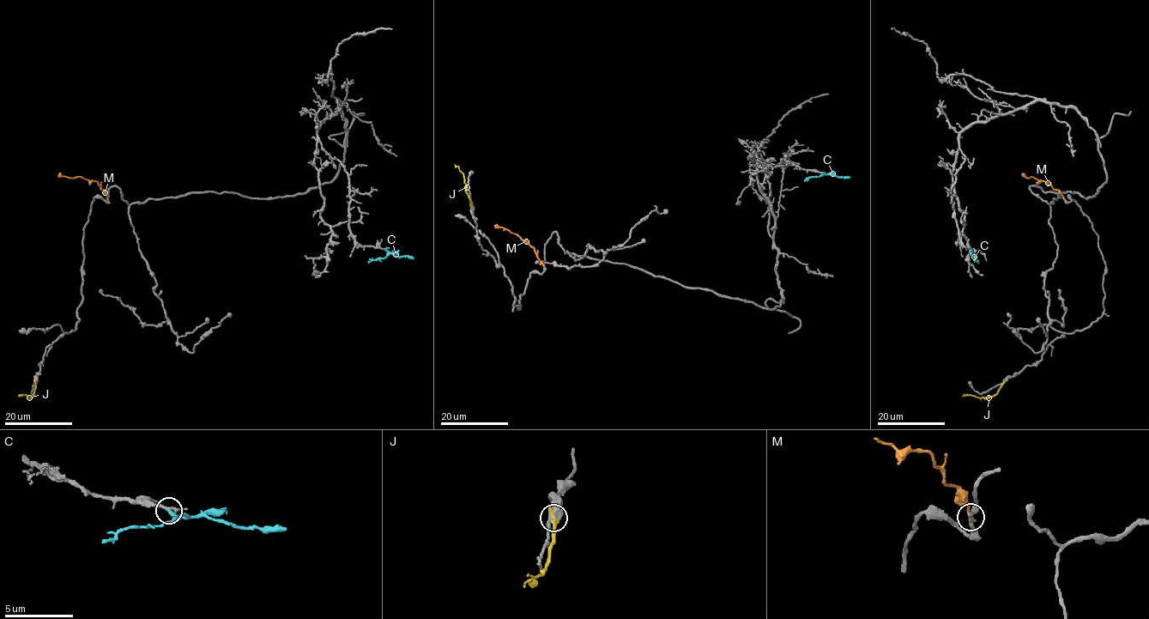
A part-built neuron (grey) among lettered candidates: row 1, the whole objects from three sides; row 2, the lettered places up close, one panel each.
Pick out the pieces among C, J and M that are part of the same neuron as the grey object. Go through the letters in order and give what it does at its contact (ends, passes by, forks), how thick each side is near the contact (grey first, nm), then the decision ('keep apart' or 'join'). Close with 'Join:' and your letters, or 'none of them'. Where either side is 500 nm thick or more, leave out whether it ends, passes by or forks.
C: it ends; calibres 180 and 280 nm; join
J: it ends; calibres 420 and 360 nm; keep apart
M: it ends; calibres 240 and 240 nm; keep apart
Join: C

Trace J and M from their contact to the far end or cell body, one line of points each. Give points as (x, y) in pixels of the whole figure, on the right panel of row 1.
J: (1003, 382), (997, 393), (990, 397), (963, 396)
M: (1062, 197), (1057, 190), (1045, 181), (1032, 177), (1027, 179), (1022, 173)

